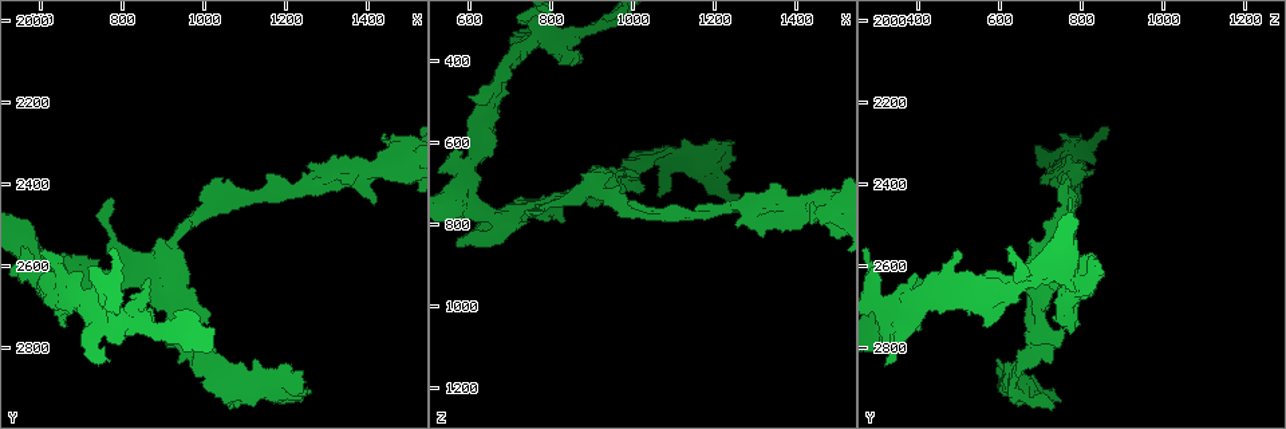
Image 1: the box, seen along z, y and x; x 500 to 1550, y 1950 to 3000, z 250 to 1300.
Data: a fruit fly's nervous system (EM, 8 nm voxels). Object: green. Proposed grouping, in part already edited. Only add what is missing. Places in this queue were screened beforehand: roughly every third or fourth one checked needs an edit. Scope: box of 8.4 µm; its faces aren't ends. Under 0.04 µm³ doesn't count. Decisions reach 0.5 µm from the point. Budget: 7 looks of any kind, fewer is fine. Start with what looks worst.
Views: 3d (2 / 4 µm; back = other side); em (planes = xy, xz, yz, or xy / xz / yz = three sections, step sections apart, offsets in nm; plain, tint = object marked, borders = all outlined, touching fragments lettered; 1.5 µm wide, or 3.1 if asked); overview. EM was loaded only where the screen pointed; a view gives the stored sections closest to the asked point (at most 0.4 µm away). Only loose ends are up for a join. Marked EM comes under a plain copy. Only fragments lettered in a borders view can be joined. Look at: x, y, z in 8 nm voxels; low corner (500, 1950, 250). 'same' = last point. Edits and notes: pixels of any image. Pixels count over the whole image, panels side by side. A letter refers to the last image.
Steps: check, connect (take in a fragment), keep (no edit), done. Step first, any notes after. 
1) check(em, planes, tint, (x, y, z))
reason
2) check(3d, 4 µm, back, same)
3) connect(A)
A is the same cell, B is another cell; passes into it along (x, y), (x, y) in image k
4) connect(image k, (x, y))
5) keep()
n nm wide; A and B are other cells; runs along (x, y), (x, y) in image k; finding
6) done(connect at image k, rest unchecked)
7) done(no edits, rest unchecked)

check(3d, 4 µm, (1465, 2280, 790))
an open end

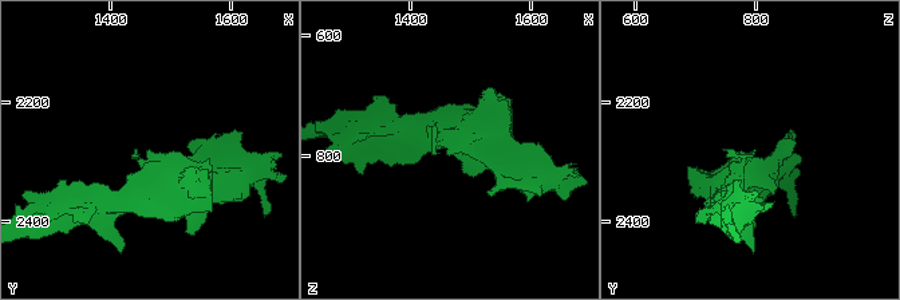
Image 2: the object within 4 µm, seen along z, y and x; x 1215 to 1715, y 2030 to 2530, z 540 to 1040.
check(em, xy, step 8, borders, (1460, 2280, 790))
need the tissue

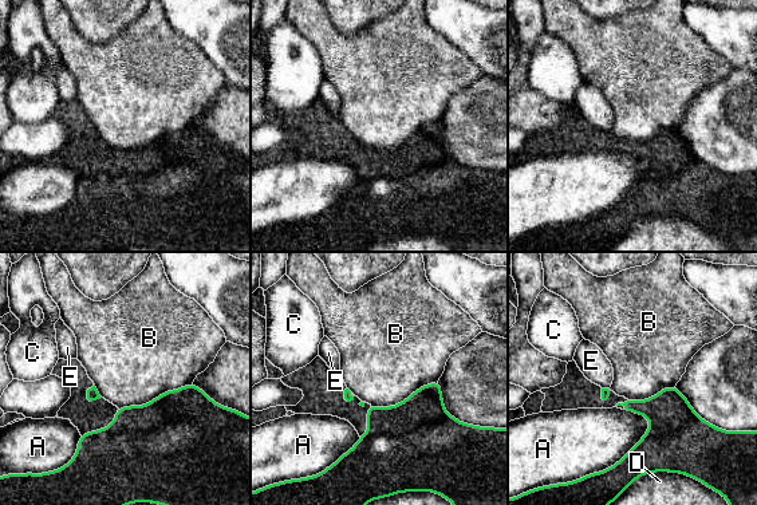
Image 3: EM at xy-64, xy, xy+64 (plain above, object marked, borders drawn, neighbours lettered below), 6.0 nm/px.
keep()
B touches over 480 nm; A, B, C, D and E are other cells; no lettered fragment goes on from it

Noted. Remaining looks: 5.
check(em, xy, step 4, borders, (1090, 2845, 615))
an open end

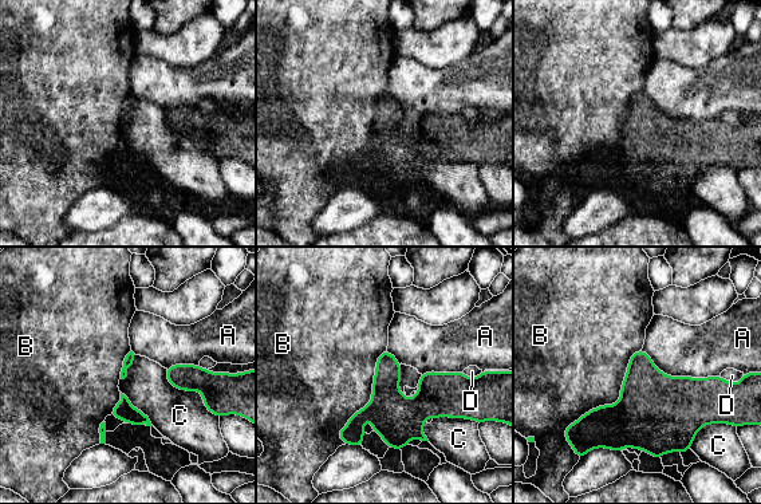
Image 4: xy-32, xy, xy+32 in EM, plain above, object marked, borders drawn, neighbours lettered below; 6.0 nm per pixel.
check(em, planes, borders, same)

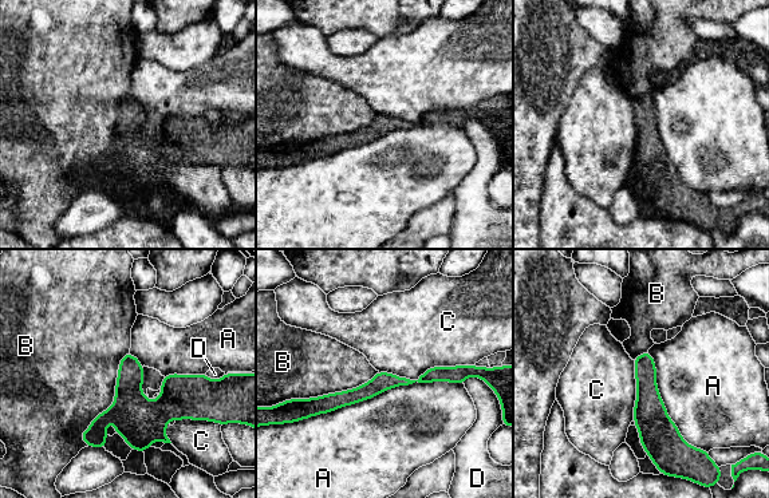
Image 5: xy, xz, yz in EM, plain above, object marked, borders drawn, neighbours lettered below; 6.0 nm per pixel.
keep()
120 nm wide; A, B, C and D are other cells; runs along (464, 374), (381, 382), (311, 404) in image 5; none of them fits

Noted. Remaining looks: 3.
check(em, yz, step 8, borders, (880, 2765, 755))
an open end

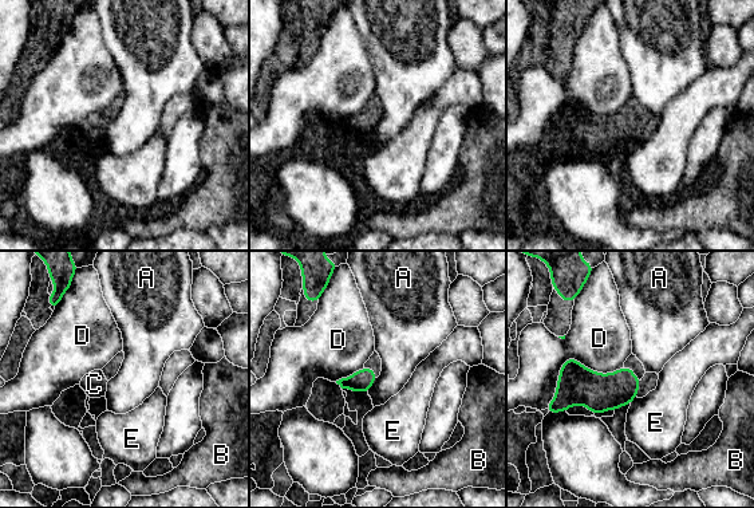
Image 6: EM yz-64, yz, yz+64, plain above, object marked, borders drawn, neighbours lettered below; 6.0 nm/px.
check(em, planes, borders, same)

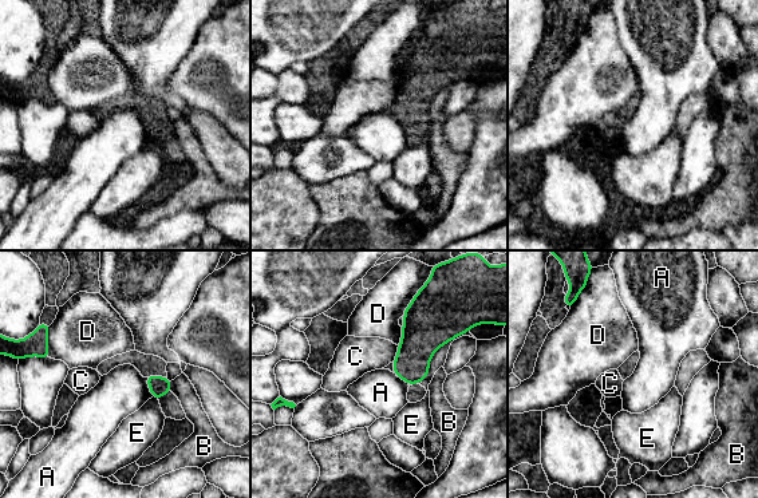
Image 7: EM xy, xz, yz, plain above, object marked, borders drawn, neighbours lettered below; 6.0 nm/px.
keep()
A, B, C, D and E are other cells; border along (143, 378), (152, 396) in image 7; no lettered fragment goes on from it

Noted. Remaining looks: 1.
done(no edits, rest unchecked)

